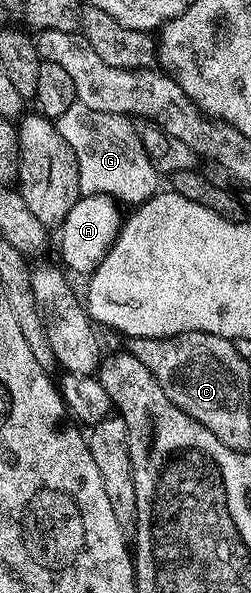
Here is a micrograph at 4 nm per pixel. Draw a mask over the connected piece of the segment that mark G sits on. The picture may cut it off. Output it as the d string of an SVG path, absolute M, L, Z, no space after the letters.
M75 101L63 116L55 119L59 136L71 144L79 164L82 195L110 194L120 203L140 204L158 193L159 175L137 135L137 127L126 115L99 112Z

